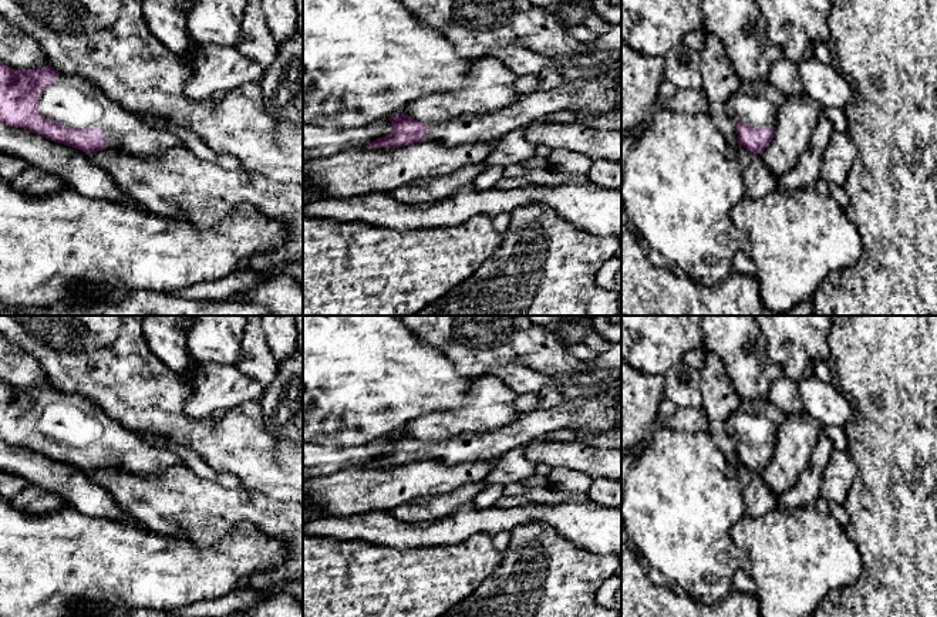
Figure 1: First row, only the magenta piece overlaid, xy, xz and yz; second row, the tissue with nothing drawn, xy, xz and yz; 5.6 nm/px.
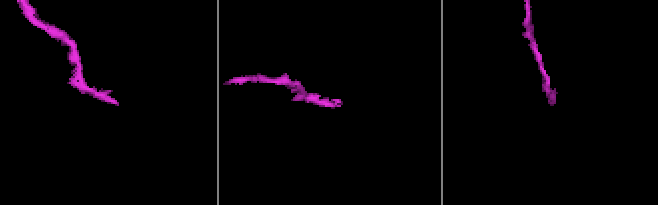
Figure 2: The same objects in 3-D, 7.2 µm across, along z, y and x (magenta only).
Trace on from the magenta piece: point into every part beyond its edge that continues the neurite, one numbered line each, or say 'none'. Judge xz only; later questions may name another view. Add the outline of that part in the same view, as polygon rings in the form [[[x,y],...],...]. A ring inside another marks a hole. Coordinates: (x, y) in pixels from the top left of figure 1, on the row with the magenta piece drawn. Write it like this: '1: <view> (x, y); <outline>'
1: xz (597, 95); [[[617,71],[604,73],[590,80],[567,80],[559,87],[522,95],[515,104],[500,111],[483,115],[464,115],[449,121],[431,124],[425,128],[425,139],[439,141],[448,146],[459,146],[464,144],[499,139],[516,128],[543,121],[547,115],[559,111],[572,111],[577,117],[601,115],[621,107],[620,81],[621,73]]]

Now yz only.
1: yz (755, 104); [[[768,80],[742,81],[738,90],[727,100],[727,112],[742,124],[761,129],[775,127],[776,112],[785,95]]]

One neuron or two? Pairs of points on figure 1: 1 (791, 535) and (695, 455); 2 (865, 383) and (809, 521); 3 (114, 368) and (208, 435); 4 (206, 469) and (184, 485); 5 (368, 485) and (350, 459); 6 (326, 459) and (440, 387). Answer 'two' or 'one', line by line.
1: two
2: two
3: one
4: two
5: two
6: two

